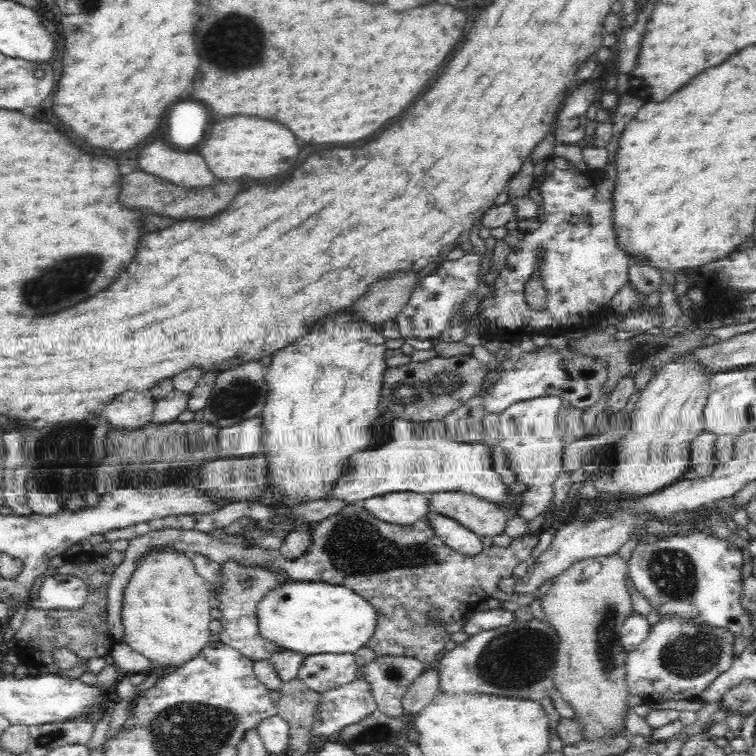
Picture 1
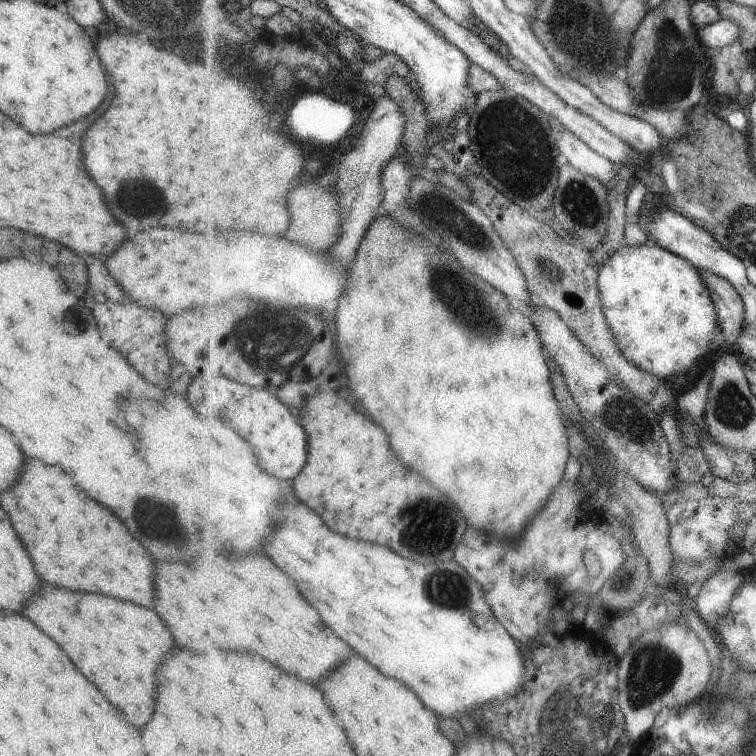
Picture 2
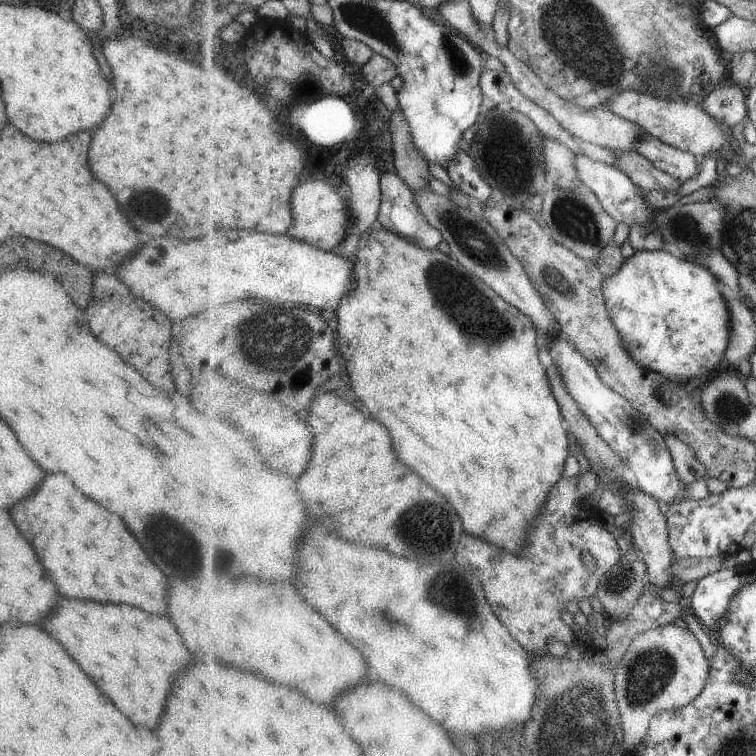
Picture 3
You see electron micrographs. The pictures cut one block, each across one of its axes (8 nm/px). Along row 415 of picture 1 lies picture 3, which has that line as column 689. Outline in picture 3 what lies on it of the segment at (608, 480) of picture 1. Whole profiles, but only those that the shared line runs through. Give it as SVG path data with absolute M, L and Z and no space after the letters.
M682 623L639 633L616 666L615 690L624 729L622 748L635 752L648 736L647 728L653 717L660 711L689 706L708 685L711 665L697 636Z

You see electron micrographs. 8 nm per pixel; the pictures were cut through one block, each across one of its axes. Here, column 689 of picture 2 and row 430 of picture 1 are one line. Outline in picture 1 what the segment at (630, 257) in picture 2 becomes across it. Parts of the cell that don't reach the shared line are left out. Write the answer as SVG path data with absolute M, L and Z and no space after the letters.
M337 312L330 317L326 317L324 322L319 322L318 326L314 328L314 334L308 334L304 338L298 338L298 342L286 346L284 350L277 350L272 355L270 365L267 367L265 376L265 383L267 387L266 404L262 411L262 434L260 434L260 451L264 453L266 459L266 477L268 477L268 484L274 486L272 490L282 496L279 506L284 505L305 505L312 501L329 498L336 488L337 482L349 471L349 458L353 454L361 453L370 448L370 424L380 416L382 409L382 399L380 390L382 388L382 374L387 369L386 366L386 351L388 350L385 342L387 338L382 335L378 326L372 327L370 323L358 321L354 317L347 316L342 312Z

